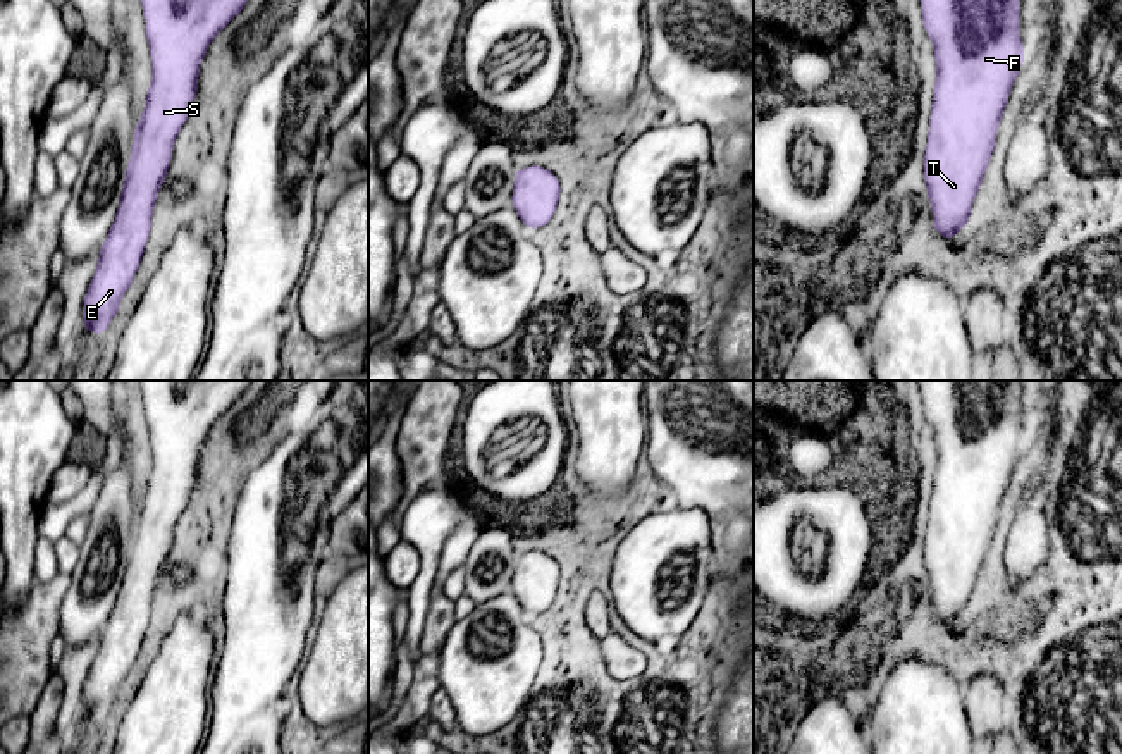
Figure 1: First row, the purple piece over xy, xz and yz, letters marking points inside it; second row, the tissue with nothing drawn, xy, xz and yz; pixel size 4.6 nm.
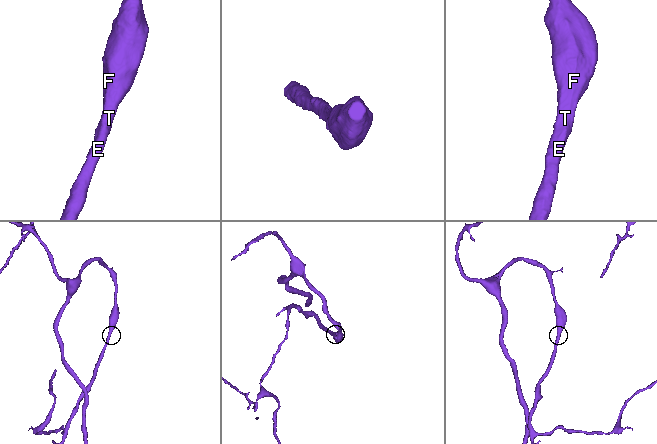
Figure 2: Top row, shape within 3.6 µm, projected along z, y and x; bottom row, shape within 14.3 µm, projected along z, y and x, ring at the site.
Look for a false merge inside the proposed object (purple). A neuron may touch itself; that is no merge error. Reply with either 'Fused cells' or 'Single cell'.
Single cell

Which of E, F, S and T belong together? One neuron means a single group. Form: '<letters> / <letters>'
E F S T

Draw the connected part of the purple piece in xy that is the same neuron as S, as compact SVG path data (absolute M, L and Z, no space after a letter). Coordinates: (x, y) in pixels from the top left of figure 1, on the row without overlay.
M139 380L150 429L151 468L131 528L131 542L114 609L98 637L84 689L84 716L103 721L139 654L151 616L157 580L172 549L174 527L198 480L198 458L213 423L246 392L251 380Z

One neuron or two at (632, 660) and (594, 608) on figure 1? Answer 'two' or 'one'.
one

